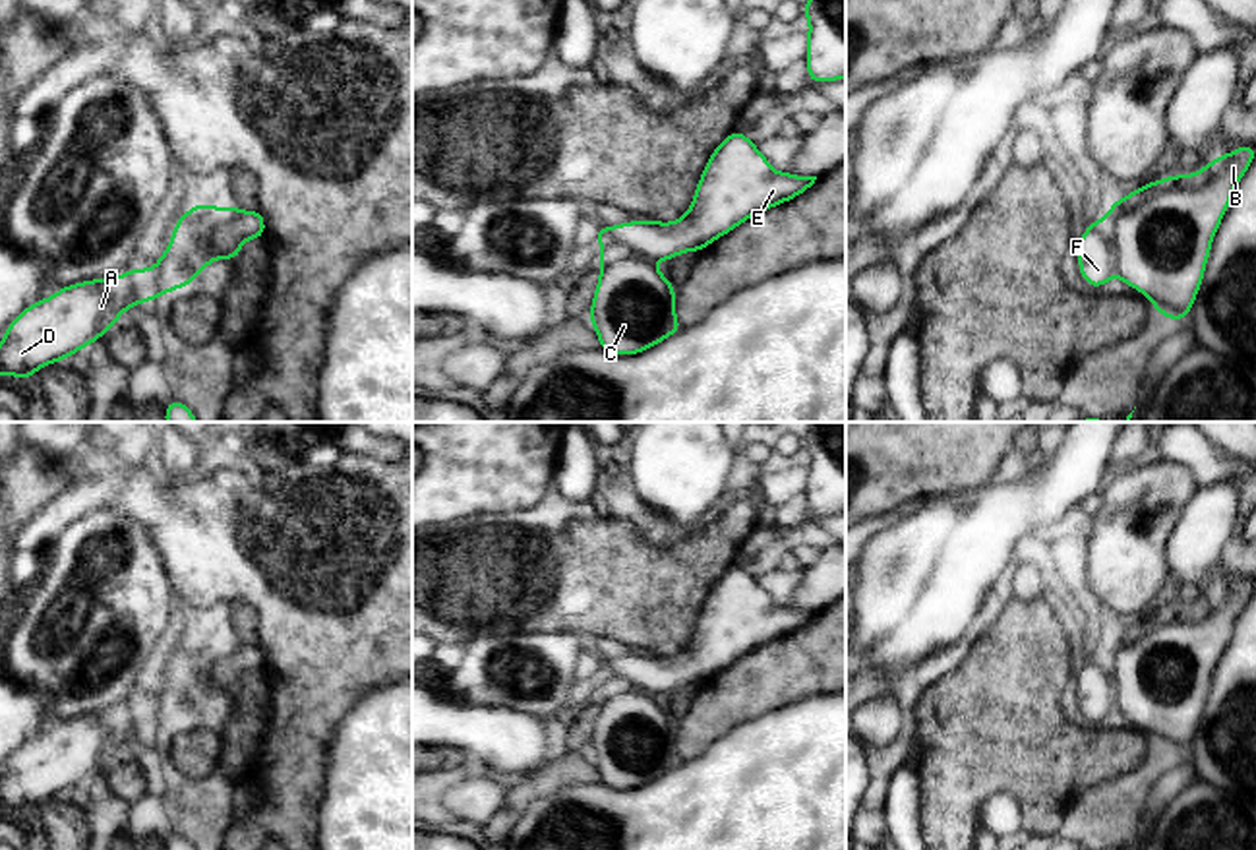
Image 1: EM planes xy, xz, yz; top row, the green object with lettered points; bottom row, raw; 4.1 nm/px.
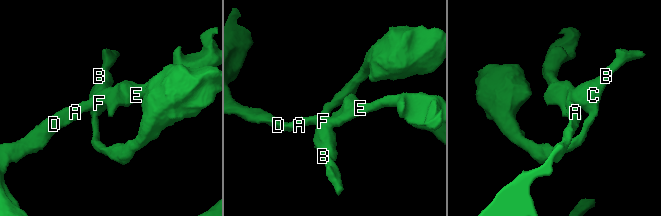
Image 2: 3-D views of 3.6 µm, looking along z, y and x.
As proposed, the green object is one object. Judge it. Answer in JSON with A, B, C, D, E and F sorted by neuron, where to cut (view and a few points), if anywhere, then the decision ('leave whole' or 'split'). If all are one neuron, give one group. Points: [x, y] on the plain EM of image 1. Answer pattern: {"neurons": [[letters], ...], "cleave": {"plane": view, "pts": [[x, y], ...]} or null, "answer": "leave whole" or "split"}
{"neurons": [["A", "D", "E", "F"], ["B", "C"]], "cleave": {"plane": "xy", "pts": [[219, 643], [196, 678], [171, 680]]}, "answer": "split"}

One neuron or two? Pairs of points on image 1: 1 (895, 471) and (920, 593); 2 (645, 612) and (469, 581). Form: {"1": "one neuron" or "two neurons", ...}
{"1": "two neurons", "2": "one neuron"}

